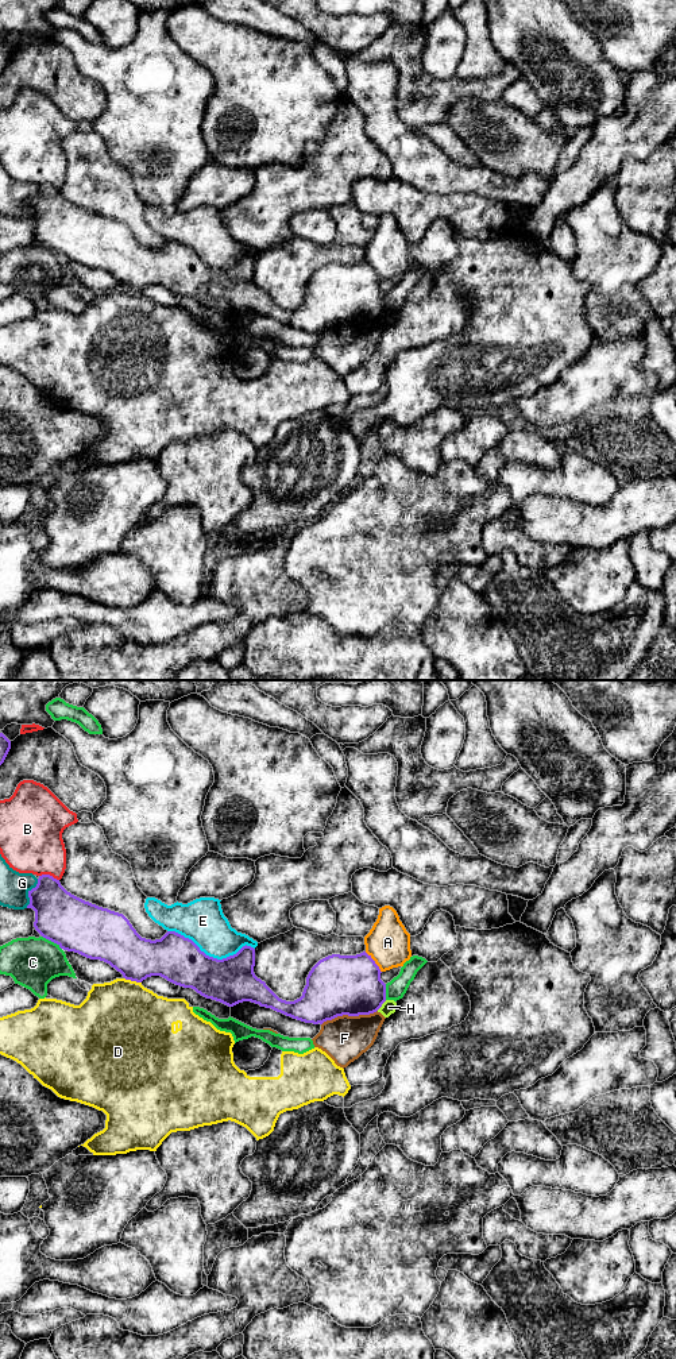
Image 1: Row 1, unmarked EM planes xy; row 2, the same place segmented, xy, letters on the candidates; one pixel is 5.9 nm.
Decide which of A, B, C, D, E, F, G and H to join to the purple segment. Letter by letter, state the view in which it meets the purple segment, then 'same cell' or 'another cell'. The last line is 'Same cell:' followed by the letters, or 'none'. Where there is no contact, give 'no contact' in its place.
A: contact in xy; another cell
B: contact in xy; another cell
C: contact in xy; another cell
D: contact in xy; another cell
E: contact in xy; another cell
F: contact in xy; another cell
G: contact in xy; another cell
H: contact in xy; another cell
Same cell: none

